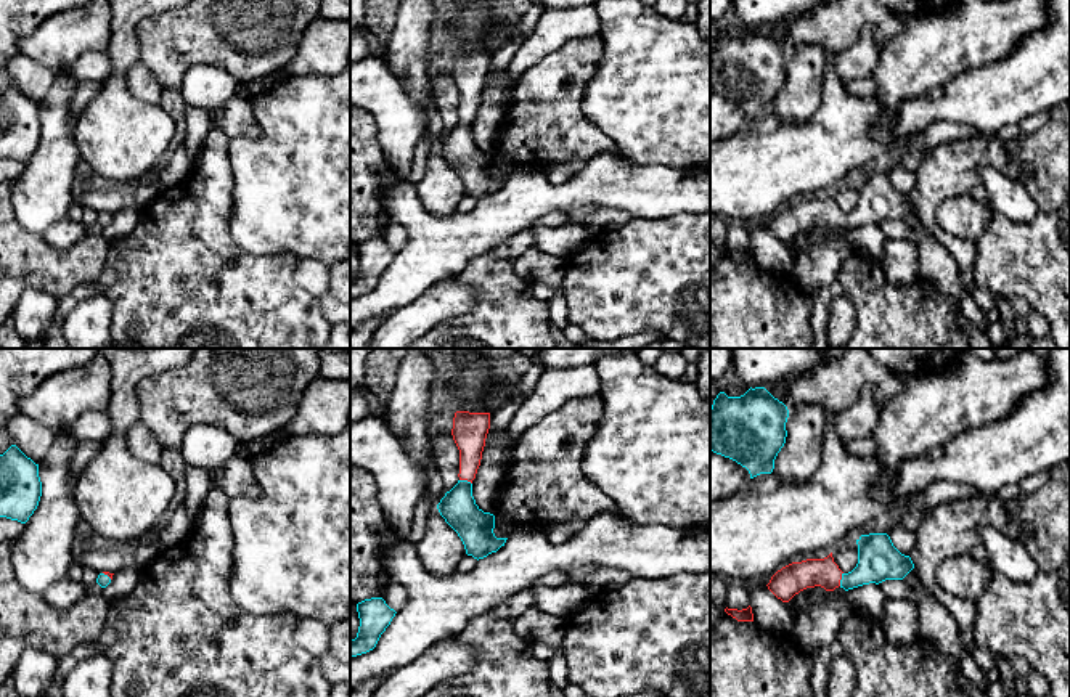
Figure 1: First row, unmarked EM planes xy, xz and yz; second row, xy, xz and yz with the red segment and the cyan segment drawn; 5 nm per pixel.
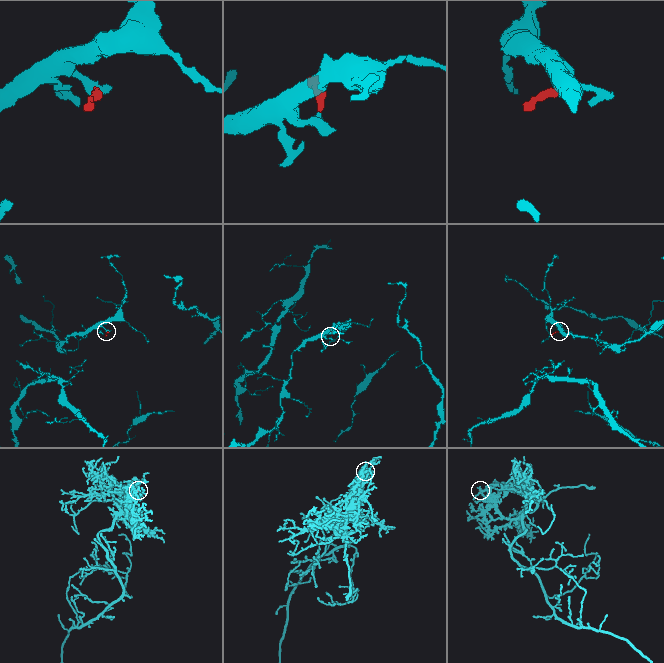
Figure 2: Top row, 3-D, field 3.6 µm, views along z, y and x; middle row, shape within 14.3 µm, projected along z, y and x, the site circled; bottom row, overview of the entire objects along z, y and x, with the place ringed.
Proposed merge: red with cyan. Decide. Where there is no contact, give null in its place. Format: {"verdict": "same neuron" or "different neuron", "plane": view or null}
{"verdict": "same neuron", "plane": "yz"}

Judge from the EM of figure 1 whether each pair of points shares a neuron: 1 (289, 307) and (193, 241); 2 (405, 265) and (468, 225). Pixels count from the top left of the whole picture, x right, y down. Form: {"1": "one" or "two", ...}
{"1": "one", "2": "one"}

